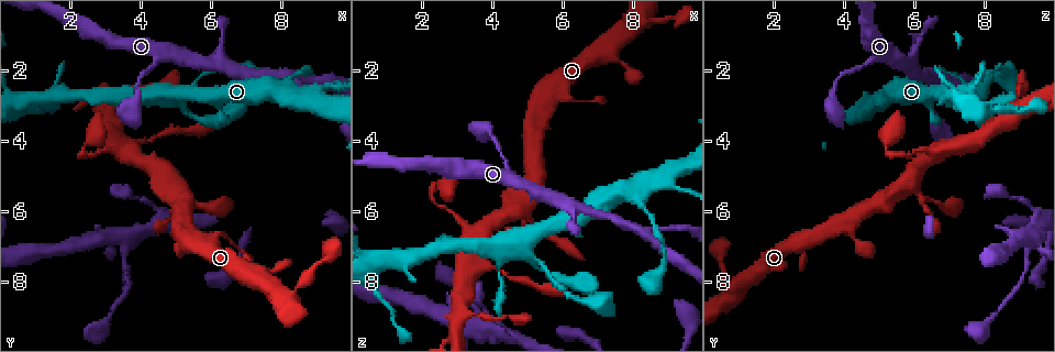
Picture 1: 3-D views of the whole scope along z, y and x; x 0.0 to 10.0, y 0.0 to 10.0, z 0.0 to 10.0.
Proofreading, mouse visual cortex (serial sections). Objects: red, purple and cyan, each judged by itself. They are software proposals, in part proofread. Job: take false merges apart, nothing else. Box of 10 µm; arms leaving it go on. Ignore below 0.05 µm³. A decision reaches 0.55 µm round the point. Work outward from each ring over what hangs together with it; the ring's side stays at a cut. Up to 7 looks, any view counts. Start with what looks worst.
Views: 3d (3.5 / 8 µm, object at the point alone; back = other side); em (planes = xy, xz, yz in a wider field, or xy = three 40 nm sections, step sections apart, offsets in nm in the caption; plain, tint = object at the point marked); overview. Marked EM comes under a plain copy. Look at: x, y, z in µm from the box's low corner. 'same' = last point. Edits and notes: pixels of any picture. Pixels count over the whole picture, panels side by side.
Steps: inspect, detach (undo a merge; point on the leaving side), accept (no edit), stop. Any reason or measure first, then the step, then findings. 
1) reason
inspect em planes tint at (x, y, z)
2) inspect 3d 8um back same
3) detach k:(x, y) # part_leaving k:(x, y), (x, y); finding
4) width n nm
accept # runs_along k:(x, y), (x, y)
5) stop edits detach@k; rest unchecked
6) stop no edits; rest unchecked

side arm on a straight run
inspect 3d 8um at (8.40, 2.35, 6.50)

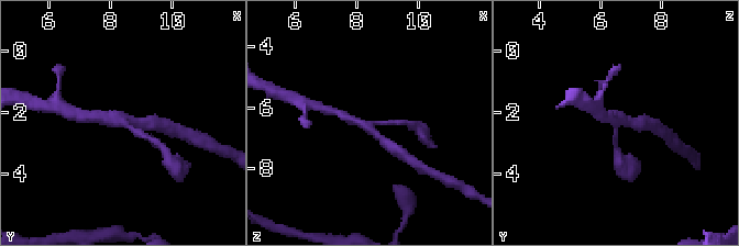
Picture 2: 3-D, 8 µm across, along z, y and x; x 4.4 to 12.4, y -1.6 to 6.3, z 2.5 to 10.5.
inspect 3d 3.5um same

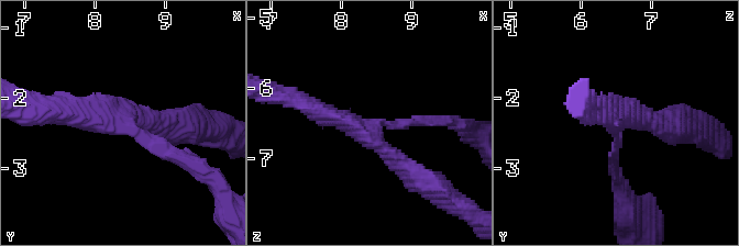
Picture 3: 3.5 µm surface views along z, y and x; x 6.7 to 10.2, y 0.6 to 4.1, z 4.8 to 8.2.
arms 3; arm_widths 150, 300, 300 nm; need the tissue
inspect em xy step 3 tint at (8.40, 2.35, 6.60)

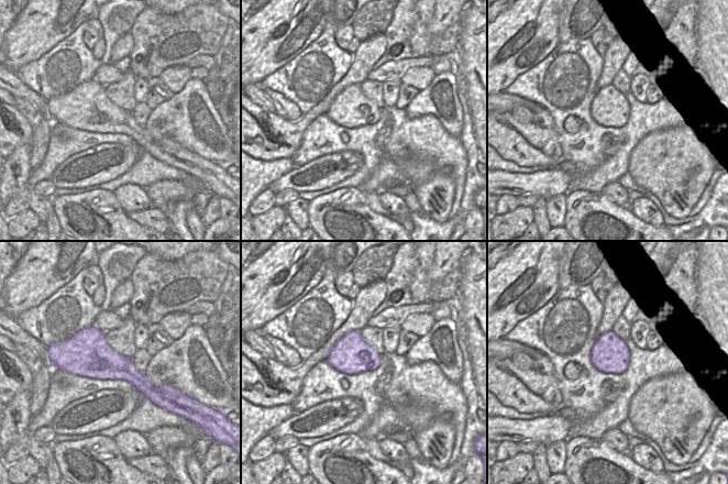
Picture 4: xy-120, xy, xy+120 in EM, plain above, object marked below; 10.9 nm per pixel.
accept # runs_along 3:(300, 100), (367, 129), (421, 181); all the same cell

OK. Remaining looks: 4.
calibre changes
inspect 3d 3.5um at (4.15, 2.85, 7.55)

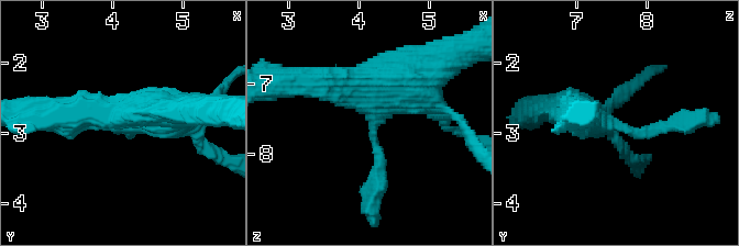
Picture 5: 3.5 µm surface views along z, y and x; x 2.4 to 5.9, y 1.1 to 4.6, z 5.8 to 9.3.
inspect em xy step 3 tint at (4.25, 2.90, 7.55)

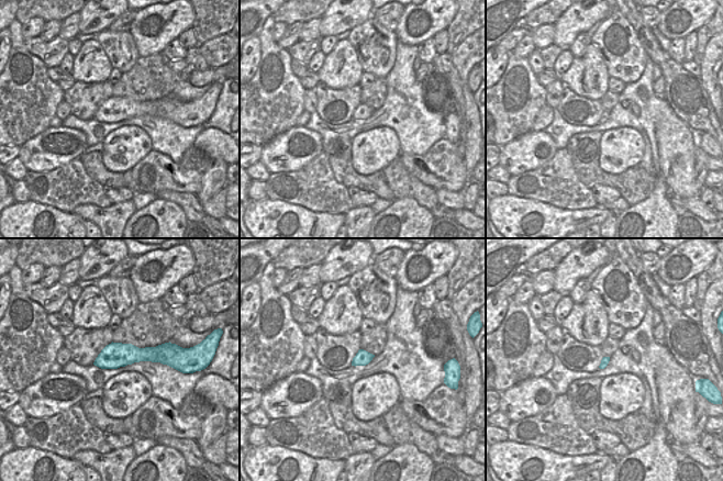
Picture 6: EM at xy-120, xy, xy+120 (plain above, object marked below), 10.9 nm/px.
width 160 nm
accept # runs_along 5:(417, 82), (373, 105), (376, 189); all the same cell

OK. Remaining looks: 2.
thin arm on a thick one
inspect 3d 3.5um at (3.50, 4.35, 6.60)

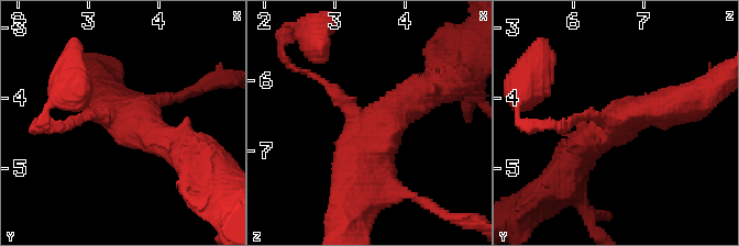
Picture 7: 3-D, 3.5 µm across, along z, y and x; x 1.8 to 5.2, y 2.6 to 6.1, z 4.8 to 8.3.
inspect em xy step 1 tint at (3.45, 4.35, 6.60)

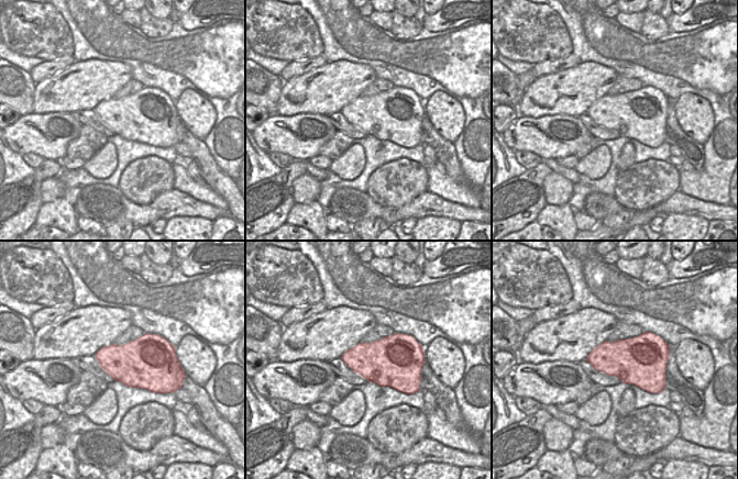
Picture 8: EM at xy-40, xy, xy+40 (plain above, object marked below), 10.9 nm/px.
width 550 nm
accept # runs_along 7:(436, 88), (392, 115), (361, 191); continuous, no second cell

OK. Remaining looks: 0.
stop no edits; rest unchecked

